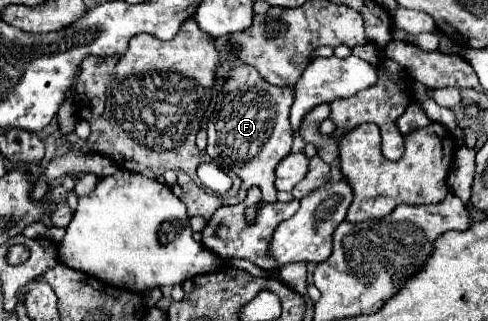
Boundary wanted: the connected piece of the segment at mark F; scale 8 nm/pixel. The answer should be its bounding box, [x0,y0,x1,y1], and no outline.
[206,65,294,203]

